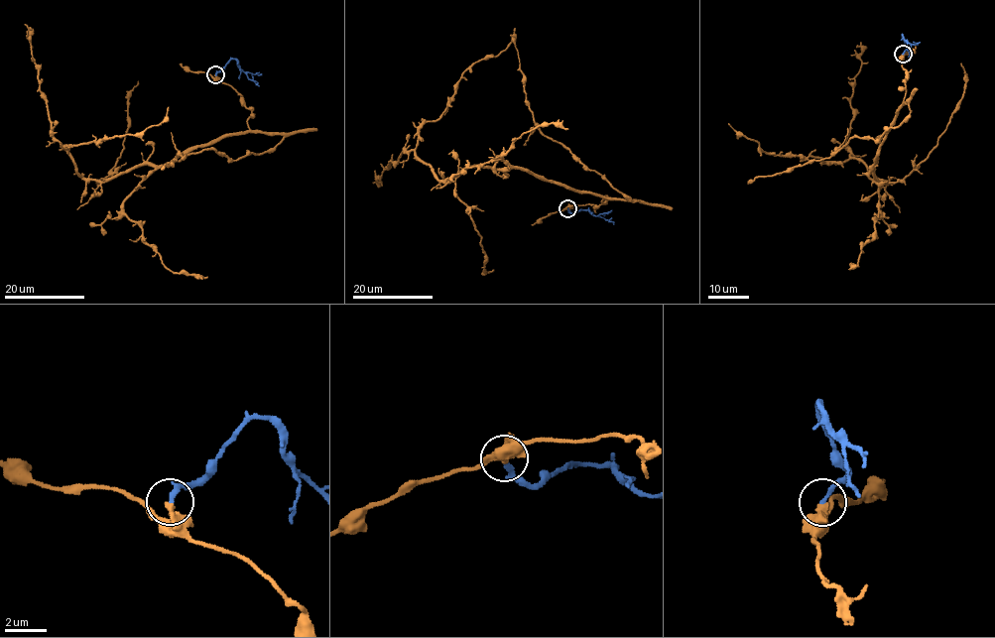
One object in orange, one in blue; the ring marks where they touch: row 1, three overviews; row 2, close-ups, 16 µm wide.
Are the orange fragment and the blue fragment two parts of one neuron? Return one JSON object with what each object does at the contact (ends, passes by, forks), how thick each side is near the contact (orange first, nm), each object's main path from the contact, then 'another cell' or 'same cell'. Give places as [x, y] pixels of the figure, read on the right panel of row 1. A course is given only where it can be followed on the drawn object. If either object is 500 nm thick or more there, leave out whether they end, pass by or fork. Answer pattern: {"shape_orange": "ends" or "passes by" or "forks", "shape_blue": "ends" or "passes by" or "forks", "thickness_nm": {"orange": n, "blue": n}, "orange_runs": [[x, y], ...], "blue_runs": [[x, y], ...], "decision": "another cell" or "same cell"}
{"shape_orange": "ends", "shape_blue": "ends", "thickness_nm": {"orange": 340, "blue": 200}, "orange_runs": [[903, 54], [905, 97], [877, 153], [873, 174], [887, 183], [854, 158], [823, 162], [762, 151], [728, 124]], "blue_runs": [[903, 53], [907, 48], [903, 34], [911, 46], [908, 57]], "decision": "another cell"}

